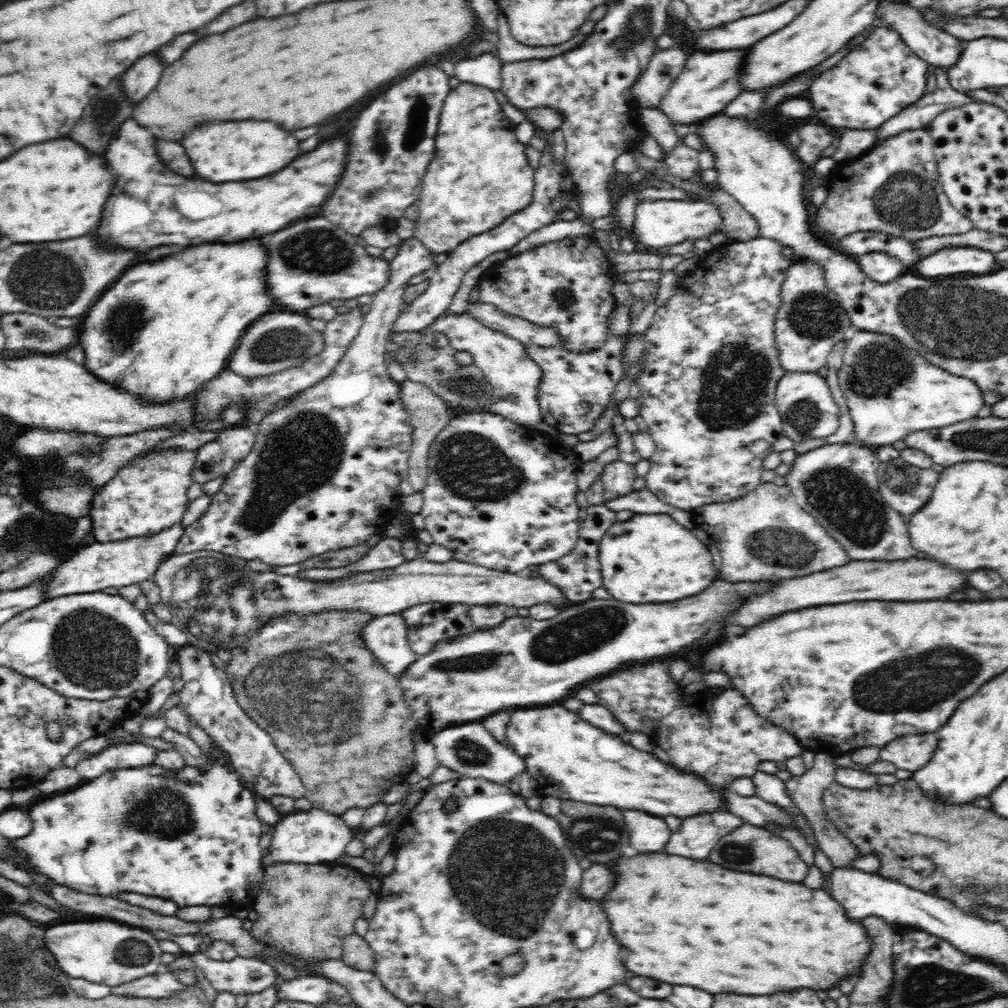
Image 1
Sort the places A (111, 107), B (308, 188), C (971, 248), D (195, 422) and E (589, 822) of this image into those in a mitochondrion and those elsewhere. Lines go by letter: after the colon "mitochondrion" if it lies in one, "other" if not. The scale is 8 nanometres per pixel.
A: mitochondrion
B: other
C: other
D: other
E: mitochondrion

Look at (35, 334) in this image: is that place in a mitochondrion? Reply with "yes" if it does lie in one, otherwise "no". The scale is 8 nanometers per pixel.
yes

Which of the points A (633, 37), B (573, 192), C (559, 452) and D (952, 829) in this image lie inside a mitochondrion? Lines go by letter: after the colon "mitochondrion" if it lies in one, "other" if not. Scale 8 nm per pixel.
A: mitochondrion
B: other
C: other
D: other

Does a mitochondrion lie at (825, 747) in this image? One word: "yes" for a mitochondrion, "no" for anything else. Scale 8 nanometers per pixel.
no

